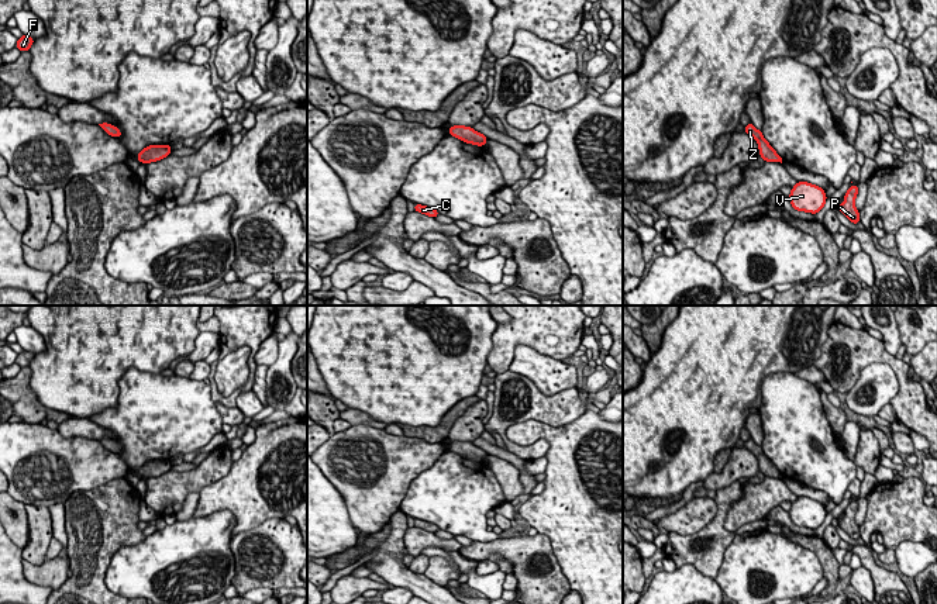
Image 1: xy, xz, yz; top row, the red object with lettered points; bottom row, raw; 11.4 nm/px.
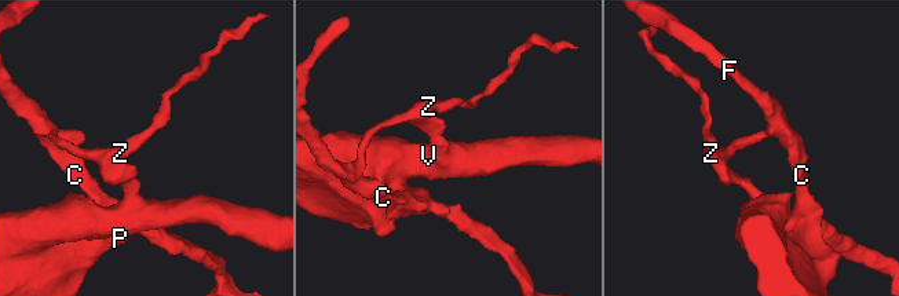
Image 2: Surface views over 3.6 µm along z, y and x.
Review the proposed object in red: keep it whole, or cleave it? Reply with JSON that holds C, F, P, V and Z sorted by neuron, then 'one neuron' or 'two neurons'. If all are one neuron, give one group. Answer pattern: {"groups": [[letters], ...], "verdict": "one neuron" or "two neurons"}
{"groups": [["C", "F", "P", "Z"], ["V"]], "verdict": "two neurons"}

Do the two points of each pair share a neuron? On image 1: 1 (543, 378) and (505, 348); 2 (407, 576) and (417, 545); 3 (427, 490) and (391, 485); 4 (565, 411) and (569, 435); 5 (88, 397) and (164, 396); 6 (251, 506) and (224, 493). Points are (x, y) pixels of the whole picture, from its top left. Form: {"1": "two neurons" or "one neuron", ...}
{"1": "two neurons", "2": "two neurons", "3": "two neurons", "4": "two neurons", "5": "two neurons", "6": "one neuron"}

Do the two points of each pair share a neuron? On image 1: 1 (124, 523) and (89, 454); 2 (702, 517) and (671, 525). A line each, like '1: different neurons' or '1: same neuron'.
1: different neurons
2: same neuron

